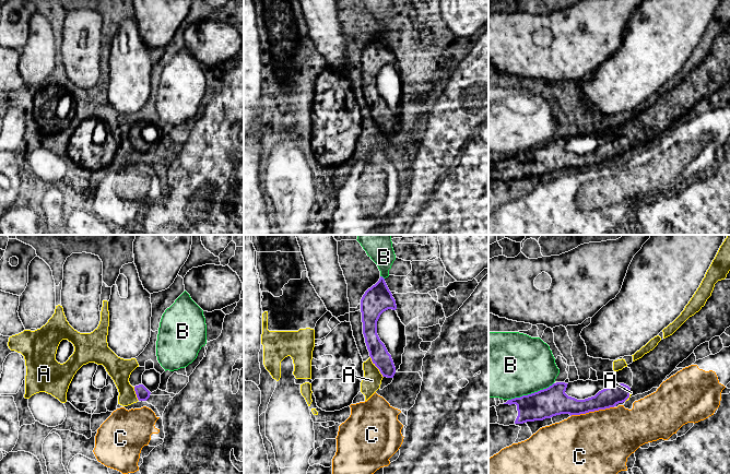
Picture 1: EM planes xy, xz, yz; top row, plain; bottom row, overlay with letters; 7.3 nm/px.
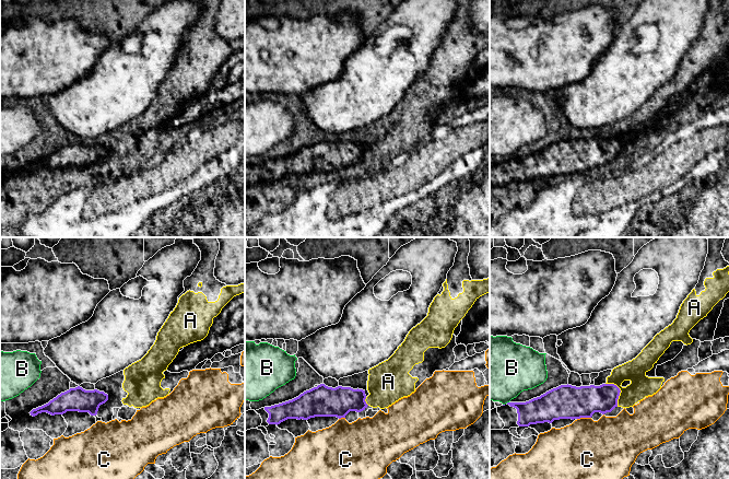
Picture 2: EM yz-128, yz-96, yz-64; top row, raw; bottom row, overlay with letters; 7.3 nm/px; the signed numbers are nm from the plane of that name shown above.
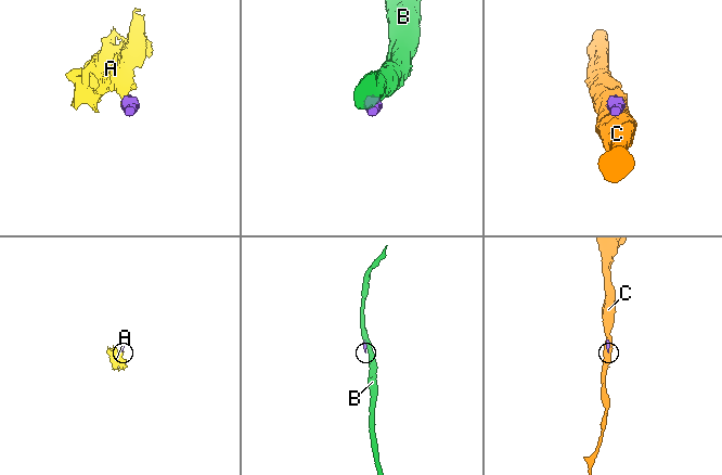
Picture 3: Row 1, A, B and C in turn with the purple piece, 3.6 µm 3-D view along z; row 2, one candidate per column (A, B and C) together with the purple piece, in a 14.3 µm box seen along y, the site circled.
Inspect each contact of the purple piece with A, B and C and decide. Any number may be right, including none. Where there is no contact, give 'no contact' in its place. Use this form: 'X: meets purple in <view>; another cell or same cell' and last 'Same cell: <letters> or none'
A: meets purple in xz; another cell
B: meets purple in yz; another cell
C: meets purple in yz; another cell
Same cell: none

